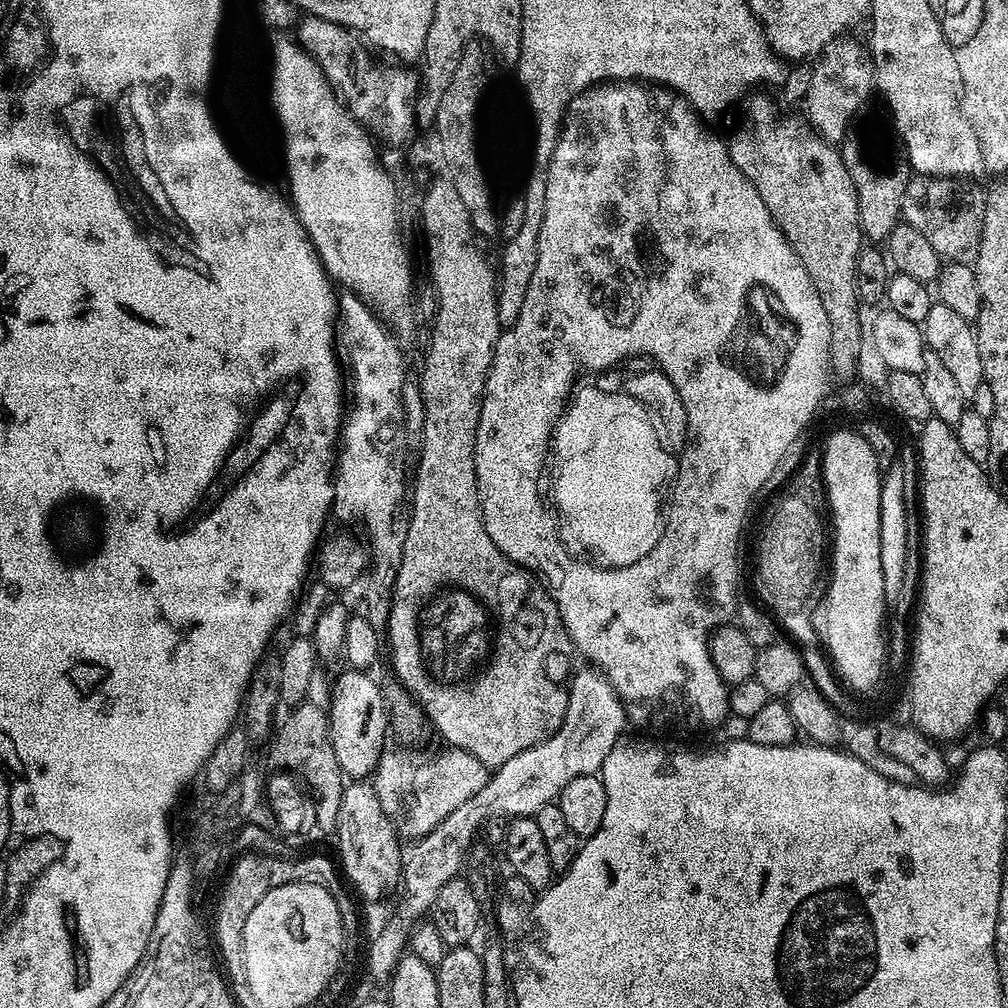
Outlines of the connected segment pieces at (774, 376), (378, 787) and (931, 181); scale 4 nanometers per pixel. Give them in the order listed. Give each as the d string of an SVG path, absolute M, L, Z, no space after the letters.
M759 286L749 289L748 294L741 299L741 304L742 322L732 324L726 338L729 344L719 347L719 360L724 360L729 368L740 373L744 380L748 380L748 384L767 391L783 381L801 336L790 334L796 320L792 320L791 313L784 307L784 301L779 300L774 290Z
M408 746L396 747L400 748L393 752L392 749L386 750L380 756L374 773L374 787L381 808L392 820L401 841L415 842L430 834L446 818L446 814L450 814L450 810L458 810L458 806L466 802L466 798L474 798L474 794L478 794L478 790L486 786L490 769L466 750L448 746L443 749L445 752L412 752L416 750Z
M913 175L900 207L903 223L914 226L939 256L953 264L972 264L982 238L985 197L968 184L960 178Z

